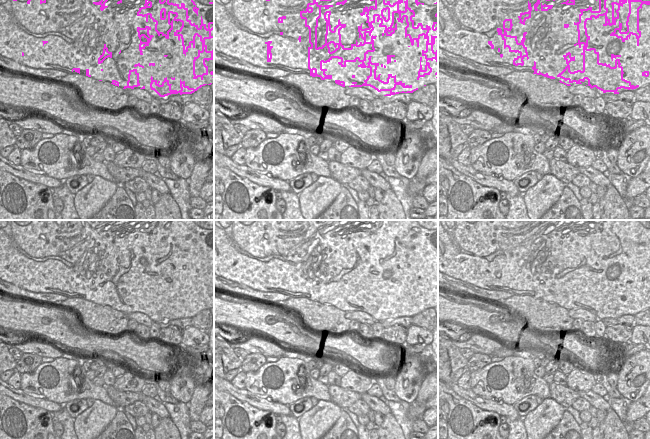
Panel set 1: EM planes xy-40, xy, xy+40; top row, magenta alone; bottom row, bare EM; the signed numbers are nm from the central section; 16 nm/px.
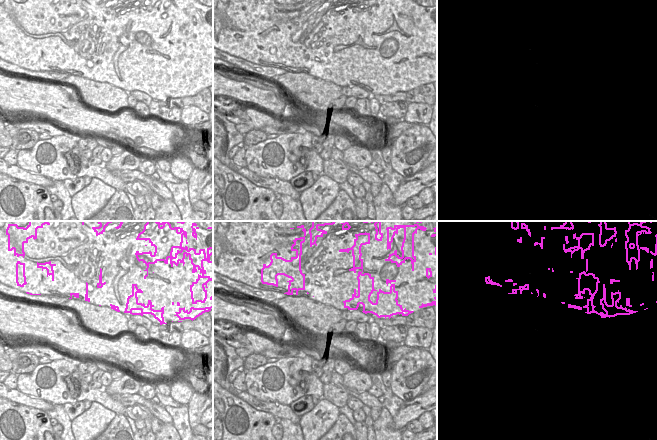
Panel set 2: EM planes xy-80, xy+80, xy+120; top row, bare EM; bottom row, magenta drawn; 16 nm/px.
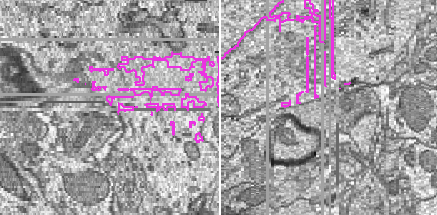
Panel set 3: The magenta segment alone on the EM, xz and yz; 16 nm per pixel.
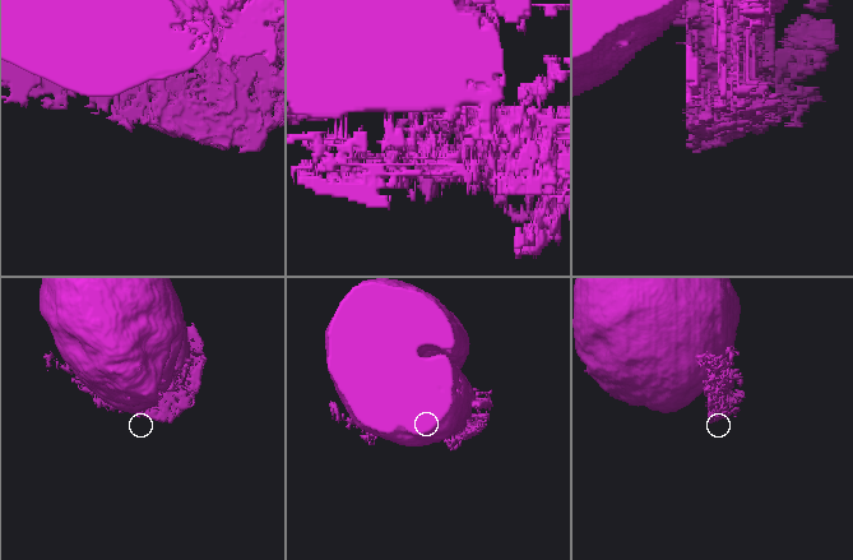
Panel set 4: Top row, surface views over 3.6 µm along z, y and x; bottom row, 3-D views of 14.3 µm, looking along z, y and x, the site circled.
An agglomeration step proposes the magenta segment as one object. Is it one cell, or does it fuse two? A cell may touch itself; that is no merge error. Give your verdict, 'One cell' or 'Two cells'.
One cell.

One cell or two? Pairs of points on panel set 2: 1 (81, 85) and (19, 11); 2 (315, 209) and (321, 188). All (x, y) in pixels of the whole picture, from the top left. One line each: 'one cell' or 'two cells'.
1: two cells
2: one cell

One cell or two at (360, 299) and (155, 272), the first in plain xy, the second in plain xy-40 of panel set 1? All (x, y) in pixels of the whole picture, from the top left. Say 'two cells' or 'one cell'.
one cell

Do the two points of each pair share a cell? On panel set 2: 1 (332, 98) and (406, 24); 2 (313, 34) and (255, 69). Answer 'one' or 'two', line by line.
1: two
2: two

